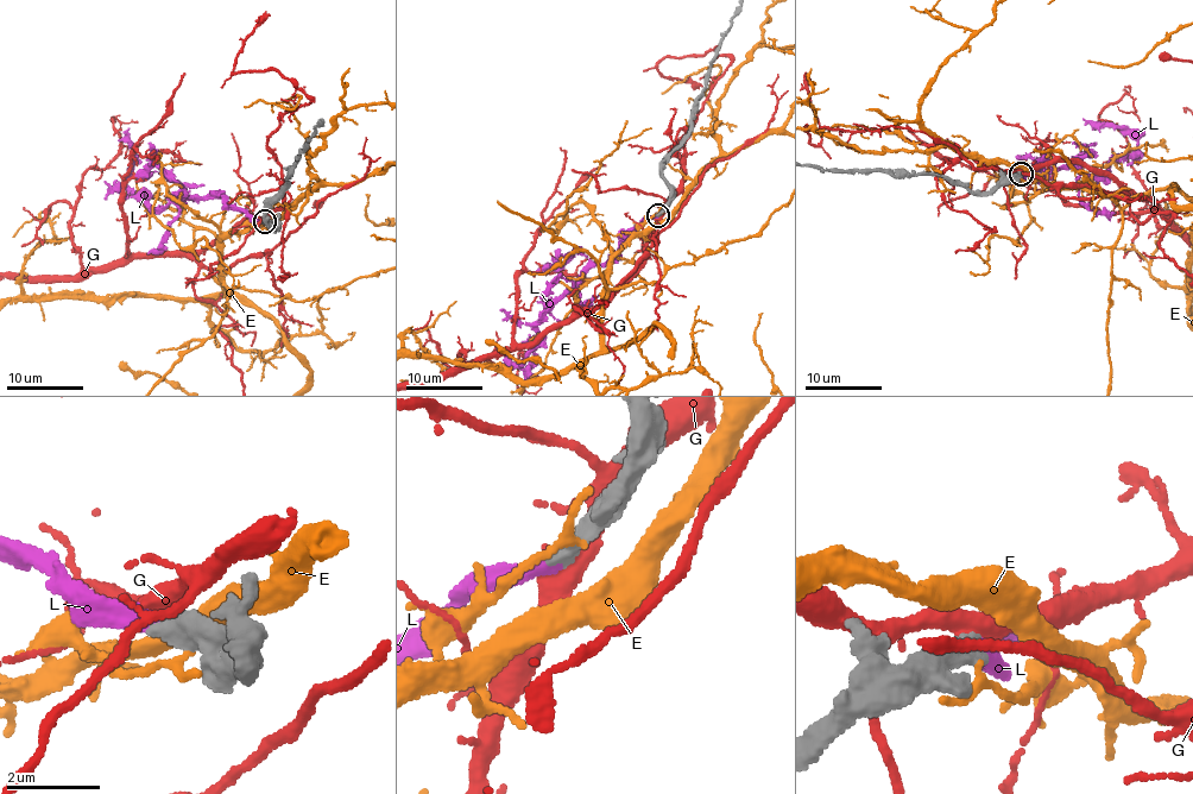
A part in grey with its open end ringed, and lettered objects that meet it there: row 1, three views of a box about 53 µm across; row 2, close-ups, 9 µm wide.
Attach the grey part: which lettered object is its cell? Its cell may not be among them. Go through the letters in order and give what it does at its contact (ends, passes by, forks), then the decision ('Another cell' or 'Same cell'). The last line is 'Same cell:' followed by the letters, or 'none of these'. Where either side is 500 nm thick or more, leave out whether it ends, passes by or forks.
E: Another cell
G: It passes by. Another cell
L: It ends there. Same cell
Same cell: L

